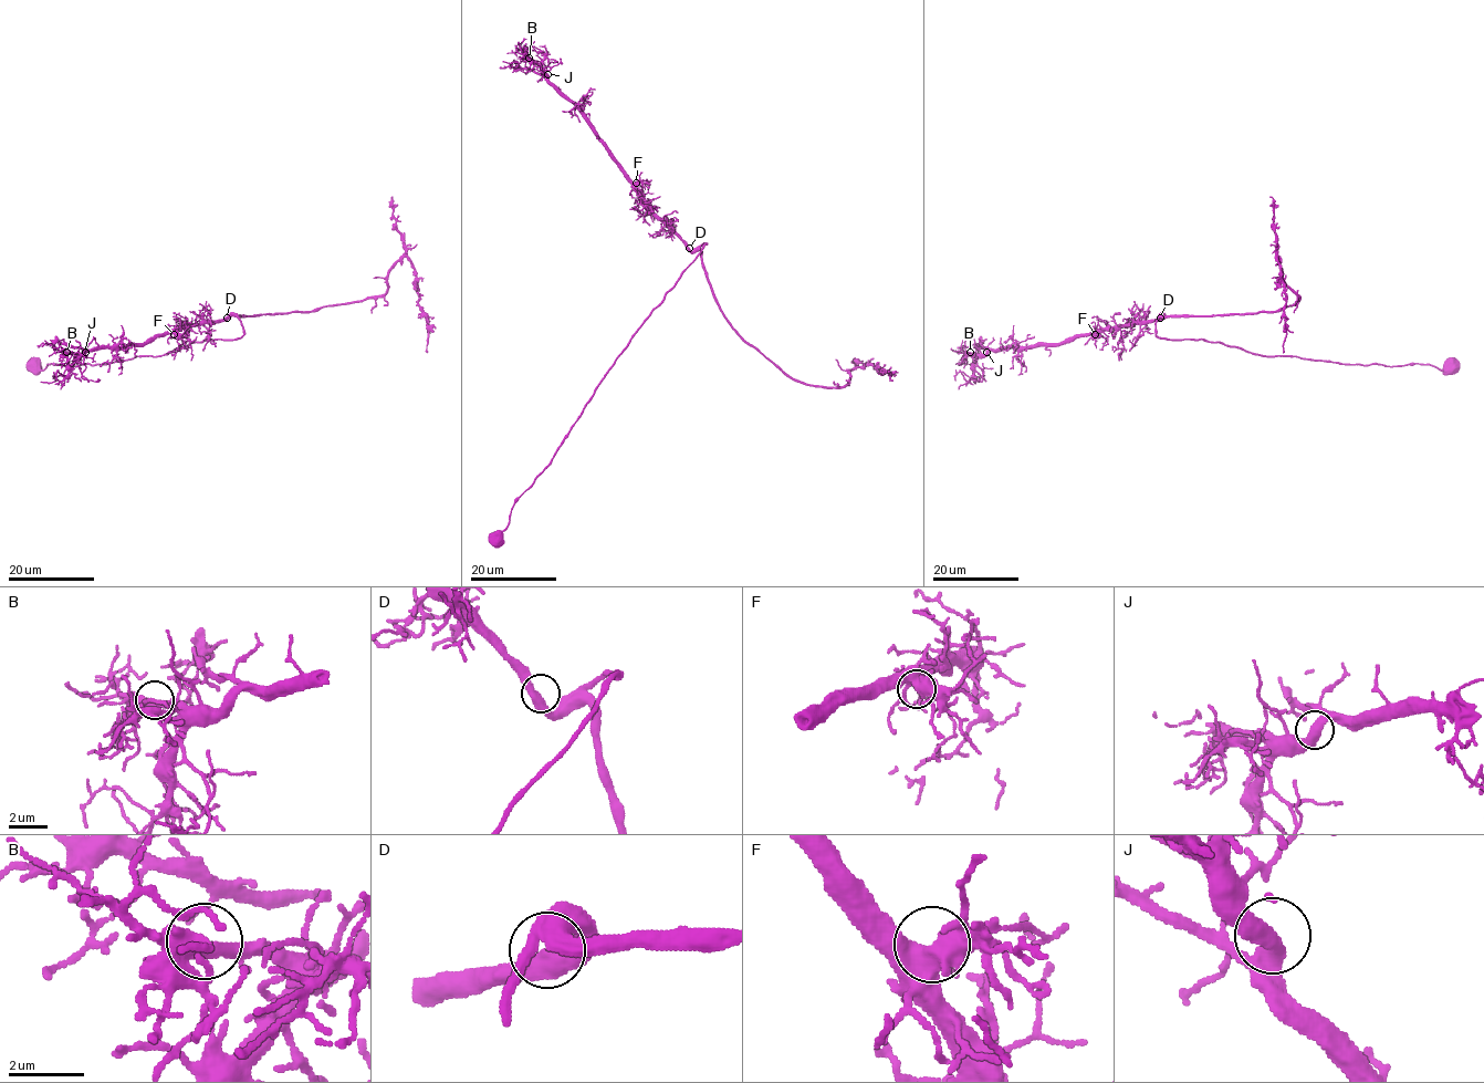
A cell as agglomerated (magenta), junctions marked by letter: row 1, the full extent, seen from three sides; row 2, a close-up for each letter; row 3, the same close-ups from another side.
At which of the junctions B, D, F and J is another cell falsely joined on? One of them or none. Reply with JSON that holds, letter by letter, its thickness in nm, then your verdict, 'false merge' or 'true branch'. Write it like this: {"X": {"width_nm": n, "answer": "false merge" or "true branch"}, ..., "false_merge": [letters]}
{"B": {"width_nm": 380, "answer": "true branch"}, "D": {"width_nm": 480, "answer": "true branch"}, "F": {"width_nm": 550, "answer": "true branch"}, "J": {"width_nm": 440, "answer": "true branch"}, "false_merge": []}

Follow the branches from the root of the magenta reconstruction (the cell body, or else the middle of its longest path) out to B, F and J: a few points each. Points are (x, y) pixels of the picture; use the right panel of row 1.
B: (1452, 365), (1340, 364), (1164, 339), (1156, 335), (1163, 314), (1057, 343), (970, 352)
F: (1452, 365), (1340, 364), (1265, 356), (1201, 339), (1164, 339), (1156, 335), (1156, 321), (1163, 314), (1095, 334)
J: (1452, 365), (1340, 364), (1164, 339), (1156, 335), (1163, 314), (1057, 343), (986, 352)

